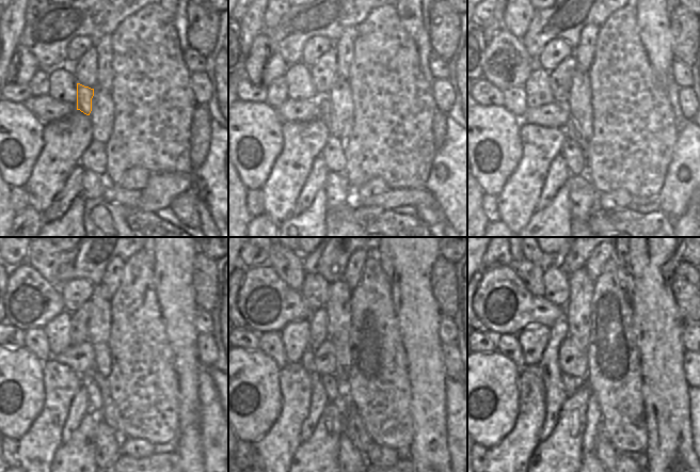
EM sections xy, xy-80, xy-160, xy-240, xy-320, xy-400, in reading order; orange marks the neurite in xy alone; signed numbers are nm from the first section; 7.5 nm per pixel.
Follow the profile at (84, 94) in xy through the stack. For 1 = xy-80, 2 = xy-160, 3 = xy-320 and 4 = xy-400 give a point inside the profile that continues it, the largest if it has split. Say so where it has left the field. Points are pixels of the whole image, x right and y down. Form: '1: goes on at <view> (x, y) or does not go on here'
1: goes on at xy-80 (324, 110)
2: goes on at xy-160 (572, 130)
3: goes on at xy-320 (355, 430)
4: goes on at xy-400 (605, 451)

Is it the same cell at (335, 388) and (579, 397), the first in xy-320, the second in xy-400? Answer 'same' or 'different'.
different

